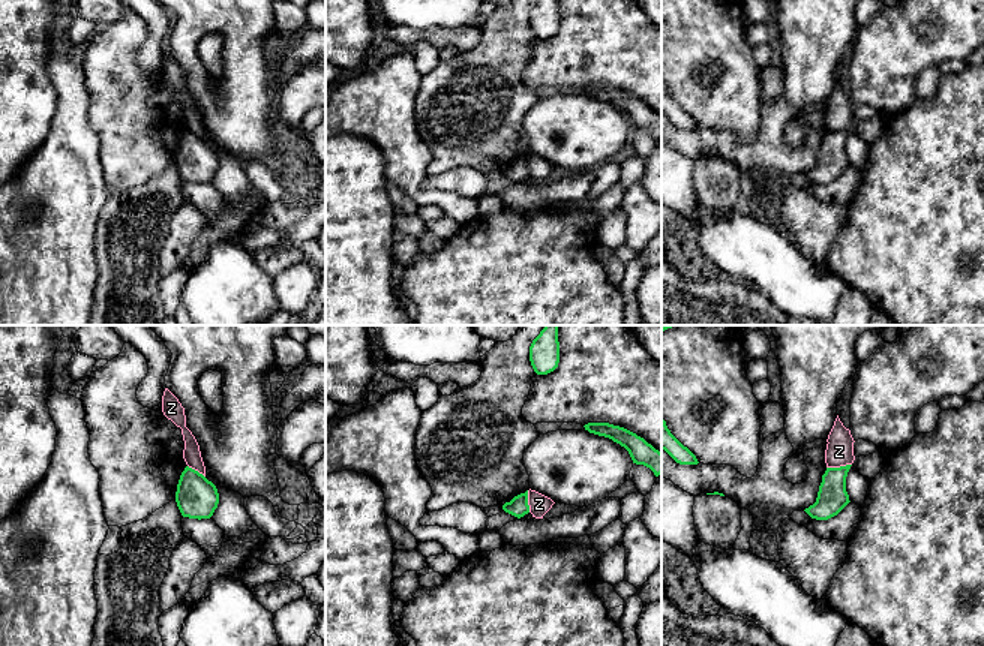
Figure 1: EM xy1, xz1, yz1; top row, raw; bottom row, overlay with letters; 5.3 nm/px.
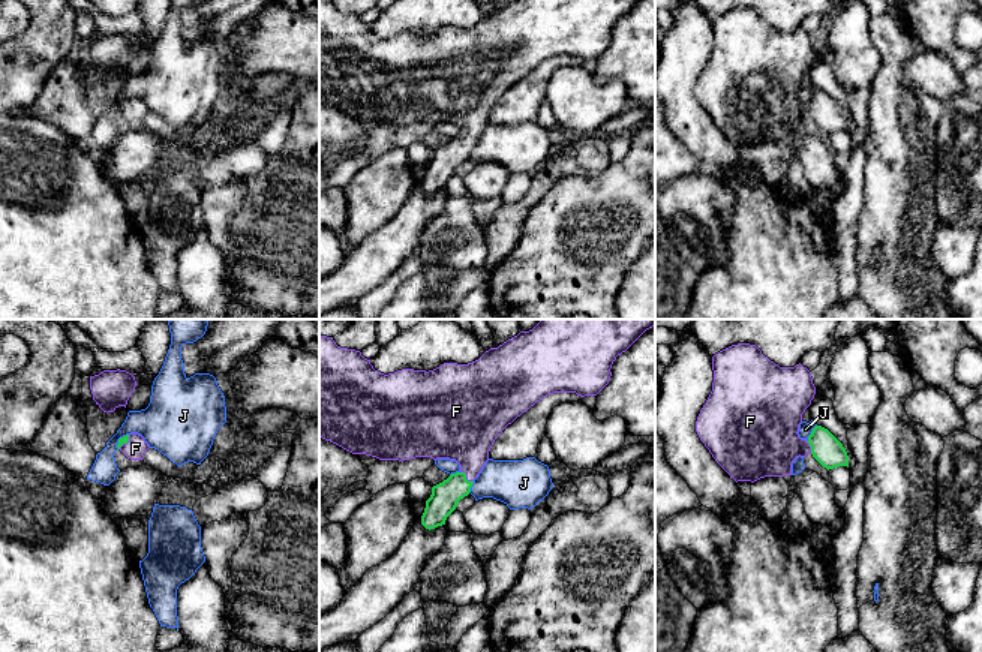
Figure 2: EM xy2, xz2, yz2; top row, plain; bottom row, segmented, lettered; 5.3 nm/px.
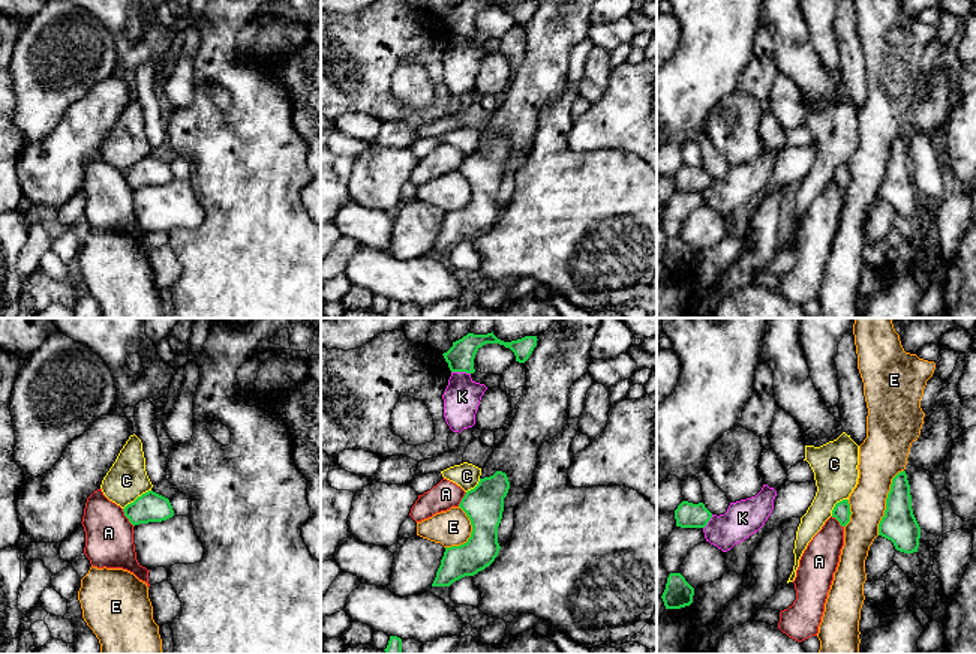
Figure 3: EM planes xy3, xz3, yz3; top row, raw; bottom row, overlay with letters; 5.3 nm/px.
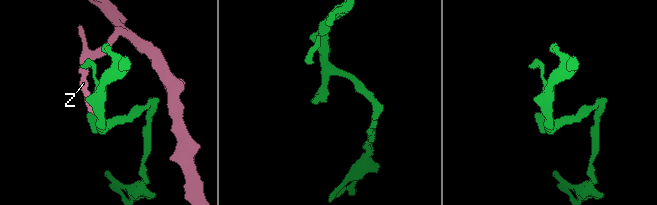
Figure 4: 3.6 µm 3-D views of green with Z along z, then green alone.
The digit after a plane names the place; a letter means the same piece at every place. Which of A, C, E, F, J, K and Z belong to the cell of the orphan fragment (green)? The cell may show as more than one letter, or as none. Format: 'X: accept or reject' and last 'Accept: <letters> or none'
A: reject
C: reject
E: reject
F: accept
J: reject
K: reject
Z: reject
Accept: F

